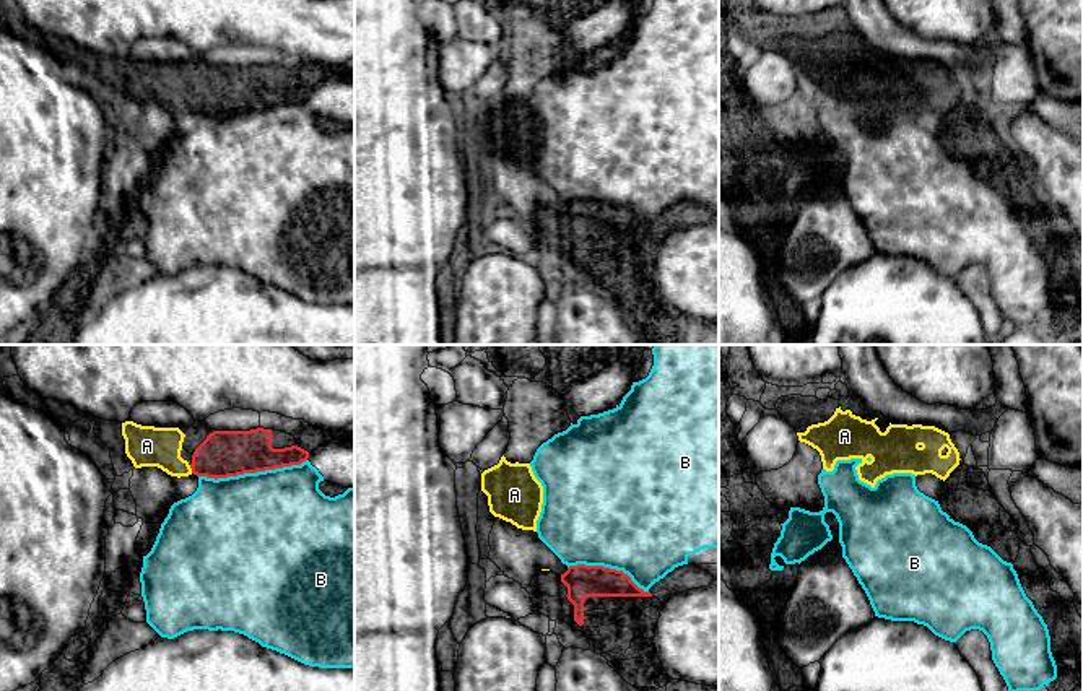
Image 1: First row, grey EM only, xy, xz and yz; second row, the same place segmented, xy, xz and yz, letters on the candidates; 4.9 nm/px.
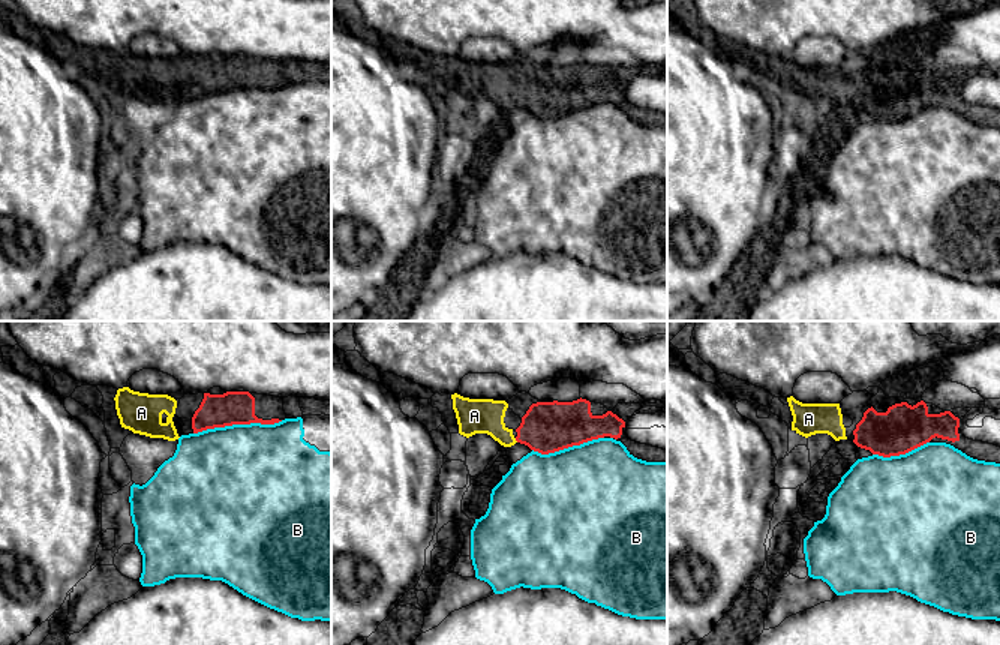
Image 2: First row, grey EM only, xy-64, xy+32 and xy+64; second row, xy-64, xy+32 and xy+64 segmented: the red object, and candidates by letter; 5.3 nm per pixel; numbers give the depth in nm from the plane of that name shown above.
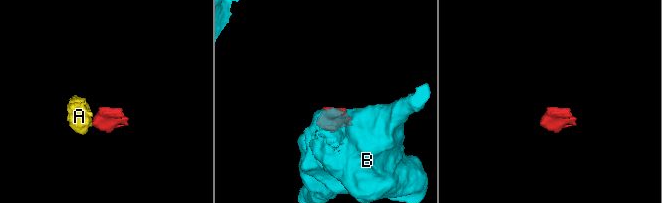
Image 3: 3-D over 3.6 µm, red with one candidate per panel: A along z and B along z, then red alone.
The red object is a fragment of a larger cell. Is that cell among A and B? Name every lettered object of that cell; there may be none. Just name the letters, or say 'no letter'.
A

